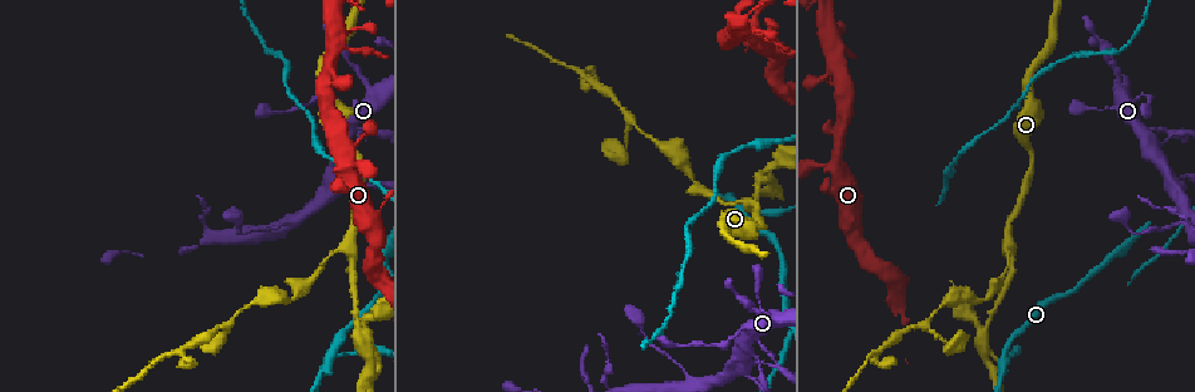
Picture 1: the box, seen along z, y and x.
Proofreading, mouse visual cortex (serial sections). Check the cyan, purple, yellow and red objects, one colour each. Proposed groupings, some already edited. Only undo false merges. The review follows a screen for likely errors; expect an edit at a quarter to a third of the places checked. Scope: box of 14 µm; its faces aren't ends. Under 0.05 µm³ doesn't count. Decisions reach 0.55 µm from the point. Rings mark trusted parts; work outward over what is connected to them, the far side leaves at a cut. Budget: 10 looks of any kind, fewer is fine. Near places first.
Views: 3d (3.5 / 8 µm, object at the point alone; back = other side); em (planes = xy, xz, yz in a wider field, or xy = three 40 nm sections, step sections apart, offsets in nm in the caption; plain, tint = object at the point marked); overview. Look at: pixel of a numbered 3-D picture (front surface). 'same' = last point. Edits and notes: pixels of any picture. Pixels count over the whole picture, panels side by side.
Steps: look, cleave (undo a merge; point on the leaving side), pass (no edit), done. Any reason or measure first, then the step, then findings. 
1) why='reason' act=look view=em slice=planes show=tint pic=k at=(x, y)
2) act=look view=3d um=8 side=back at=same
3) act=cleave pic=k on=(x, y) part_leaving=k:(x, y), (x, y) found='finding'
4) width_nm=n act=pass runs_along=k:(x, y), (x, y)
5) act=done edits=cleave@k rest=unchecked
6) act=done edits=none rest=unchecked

why='thick turns thin' act=look view=3d um=8 pic=1 at=(346, 247)

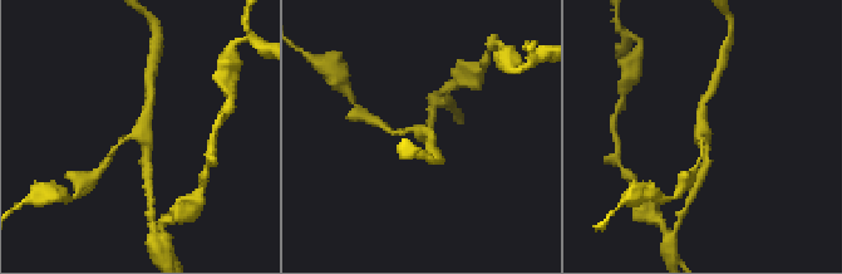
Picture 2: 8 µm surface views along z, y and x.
arms=3 arm_widths_nm=150,200,250 act=look view=em slice=planes show=tint pic=2 at=(700, 130)

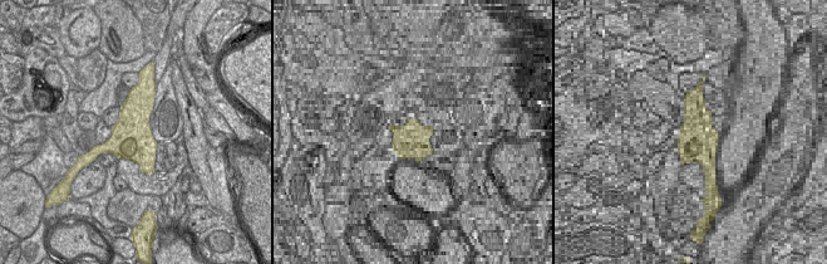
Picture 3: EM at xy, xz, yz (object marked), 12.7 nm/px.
act=pass runs_along=2:(149, 96), (143, 130), (113, 151) found='one cell here'

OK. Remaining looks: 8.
act=look view=3d um=8 pic=1 at=(334, 351)

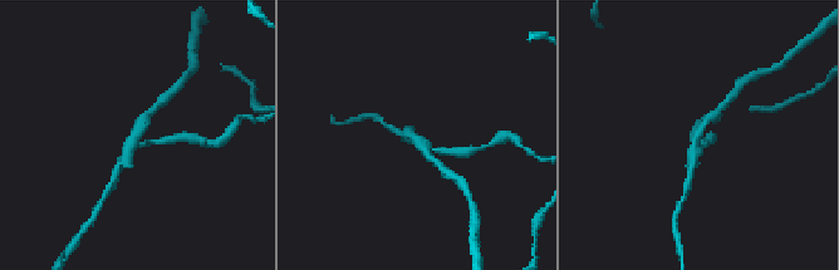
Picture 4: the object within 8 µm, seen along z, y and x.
why='closer look' act=look view=3d um=3.5 pic=4 at=(696, 138)

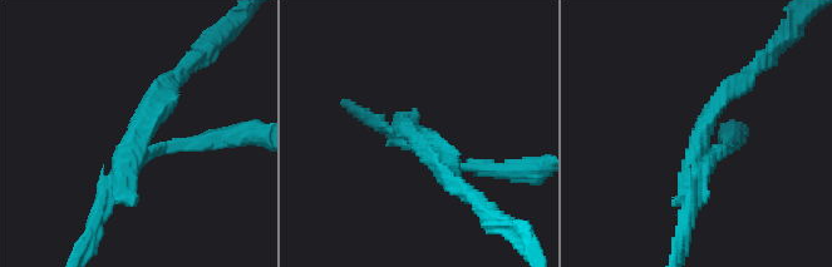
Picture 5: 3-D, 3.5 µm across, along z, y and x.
why='now the EM' act=look view=em slice=xy step=2 show=tint pic=5 at=(704, 132)

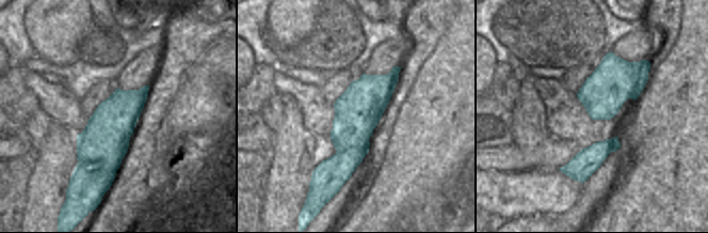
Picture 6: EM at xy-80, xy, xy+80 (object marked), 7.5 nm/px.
arm_widths_nm=150,250,300 act=cleave pic=5 on=(186, 147) border=6:(100, 161), (103, 171), (84, 186) found='two cells meet here'

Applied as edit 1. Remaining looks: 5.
why='four or more arms meet' act=look view=3d um=3.5 pic=1 at=(829, 167)

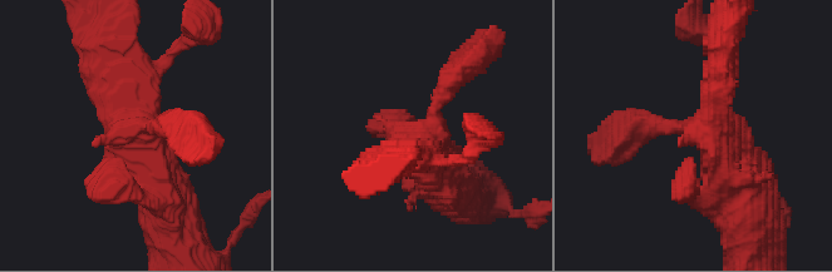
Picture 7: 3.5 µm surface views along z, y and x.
act=look view=em slice=planes show=tint pic=7 at=(433, 135)

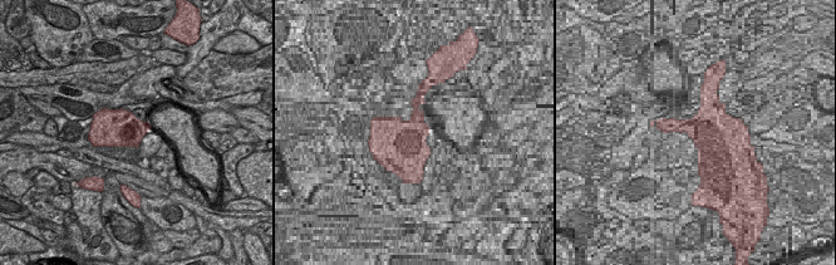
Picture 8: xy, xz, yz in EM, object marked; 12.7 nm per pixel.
act=pass runs_along=7:(166, 198), (112, 48) found='one cell here'

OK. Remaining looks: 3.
why='sudden change in width' act=look view=3d um=3.5 side=back pic=1 at=(345, 49)

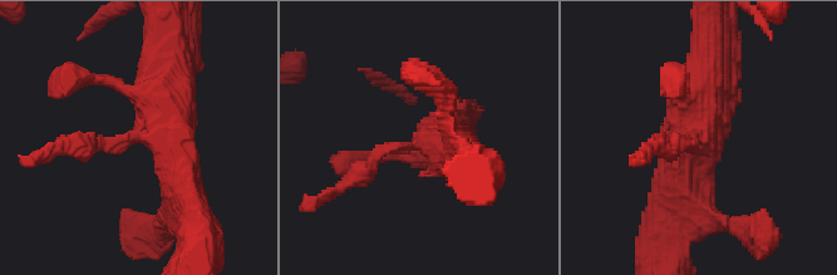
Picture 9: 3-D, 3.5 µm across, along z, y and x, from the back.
act=pass runs_along=9:(680, 182), (709, 33) found='one cell here'

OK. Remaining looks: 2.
act=done edits=cleave@5 rest=unchecked

